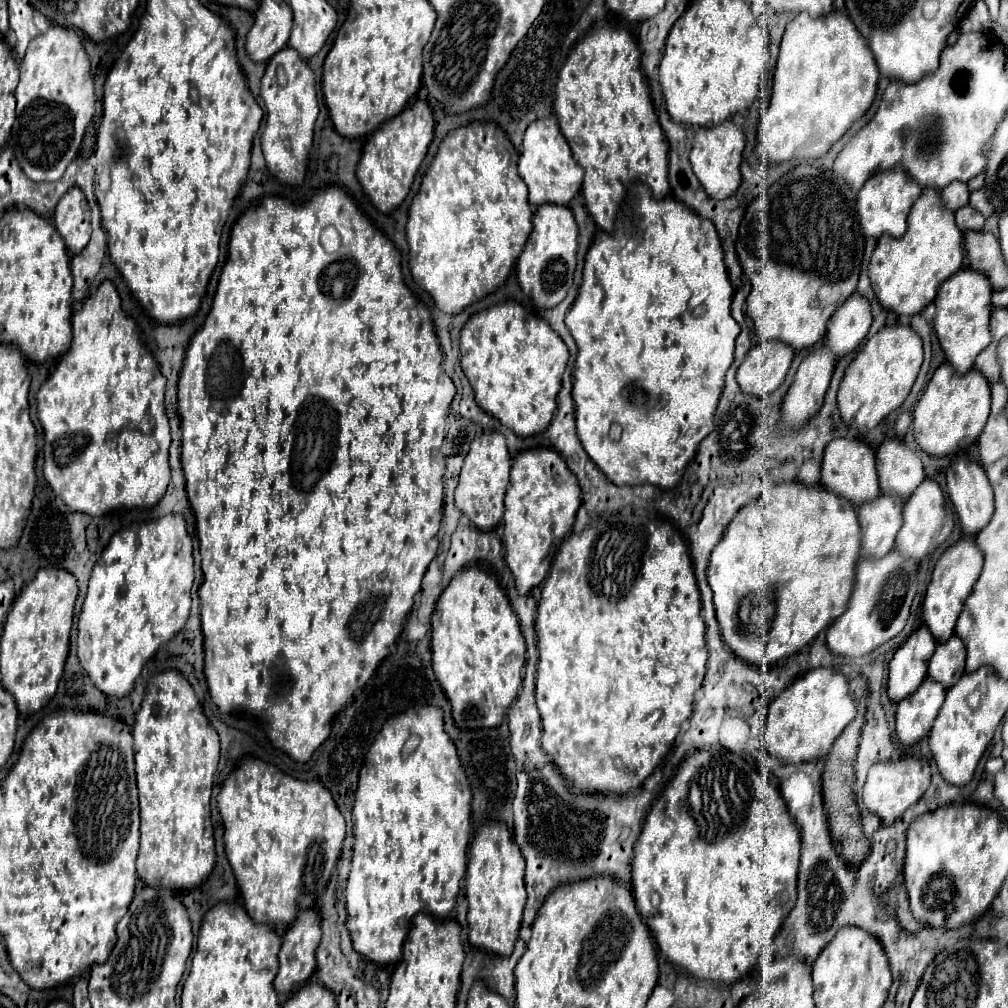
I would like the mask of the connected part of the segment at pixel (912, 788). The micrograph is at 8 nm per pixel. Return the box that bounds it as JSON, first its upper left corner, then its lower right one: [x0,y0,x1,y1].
[864,756,930,824]

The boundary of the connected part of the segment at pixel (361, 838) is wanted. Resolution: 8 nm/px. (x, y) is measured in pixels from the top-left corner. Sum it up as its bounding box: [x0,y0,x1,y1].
[346,706,472,964]

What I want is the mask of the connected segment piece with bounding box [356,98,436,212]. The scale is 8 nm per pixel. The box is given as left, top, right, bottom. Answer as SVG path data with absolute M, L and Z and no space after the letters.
M418 98L406 110L402 110L398 116L384 122L366 140L356 176L358 176L364 192L370 196L372 204L380 212L392 212L396 206L402 204L402 200L410 192L414 176L428 152L432 138L434 138L434 128L436 128L436 120L434 120L432 108L428 106L426 100Z

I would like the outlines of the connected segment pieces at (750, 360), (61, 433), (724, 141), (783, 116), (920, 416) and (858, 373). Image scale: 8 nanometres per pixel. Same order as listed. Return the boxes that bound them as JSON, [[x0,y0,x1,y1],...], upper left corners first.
[[736,340,794,398],[36,280,170,516],[690,120,746,200],[758,10,878,162],[914,362,990,456],[838,324,922,430]]

